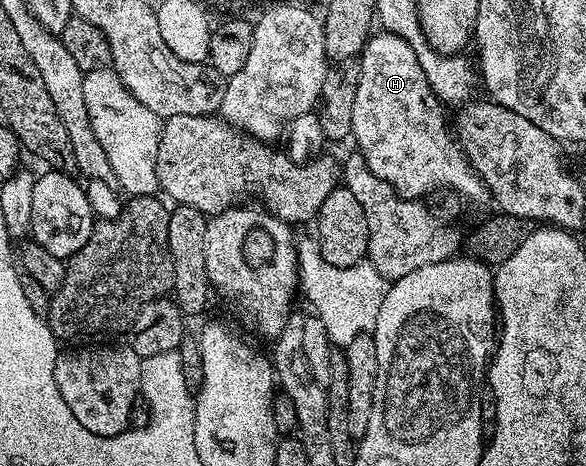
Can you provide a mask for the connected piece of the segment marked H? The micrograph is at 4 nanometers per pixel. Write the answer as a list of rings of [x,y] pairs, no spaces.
[[[385,32],[371,33],[366,46],[362,49],[356,65],[356,94],[352,107],[352,124],[350,133],[357,153],[362,155],[368,168],[380,180],[401,194],[404,198],[425,199],[425,194],[433,190],[442,190],[447,186],[458,194],[463,194],[470,202],[487,201],[488,191],[482,178],[471,167],[466,154],[456,137],[455,131],[446,123],[443,103],[432,92],[416,52],[400,36]]]

